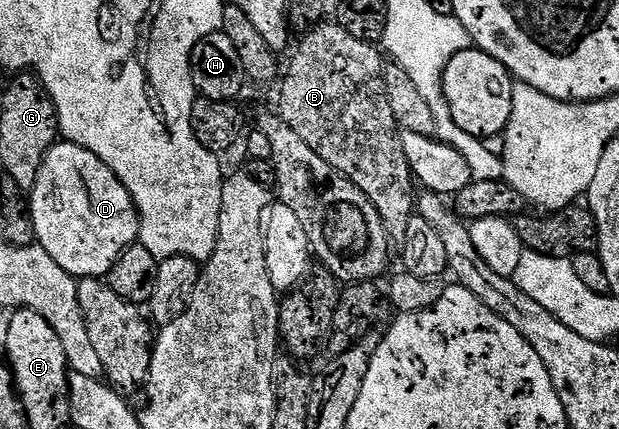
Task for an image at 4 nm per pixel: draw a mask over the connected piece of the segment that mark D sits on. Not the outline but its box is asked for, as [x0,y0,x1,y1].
[27,139,141,279]

